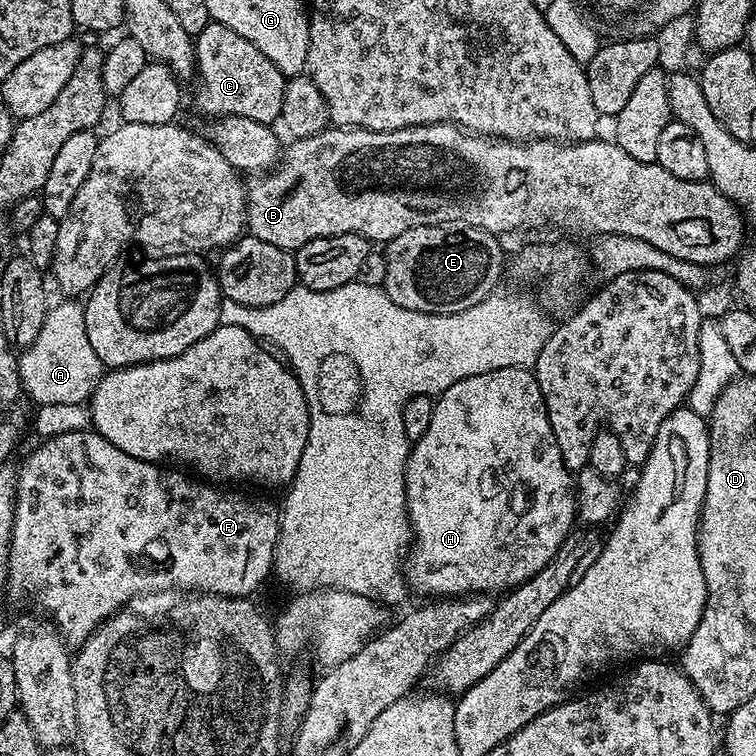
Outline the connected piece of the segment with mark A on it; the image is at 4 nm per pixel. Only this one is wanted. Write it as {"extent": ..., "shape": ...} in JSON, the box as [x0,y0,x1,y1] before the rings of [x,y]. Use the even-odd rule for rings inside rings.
{"extent":[18,300,104,405],"shape":[[[76,300],[55,303],[45,316],[34,344],[27,345],[23,352],[18,358],[21,387],[37,405],[81,405],[91,397],[96,381],[104,373],[101,359],[91,349],[90,338],[86,335],[83,305]]]}

